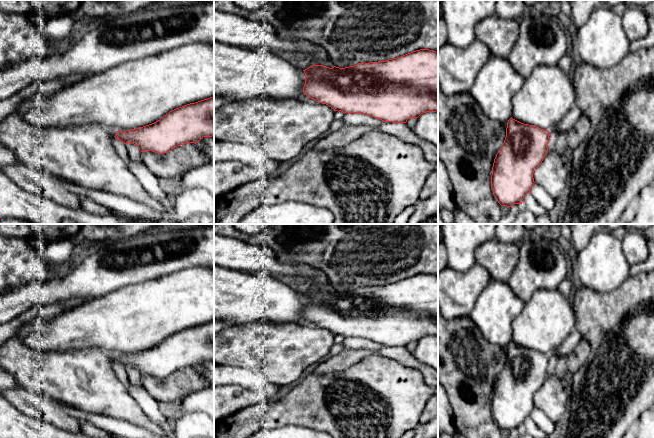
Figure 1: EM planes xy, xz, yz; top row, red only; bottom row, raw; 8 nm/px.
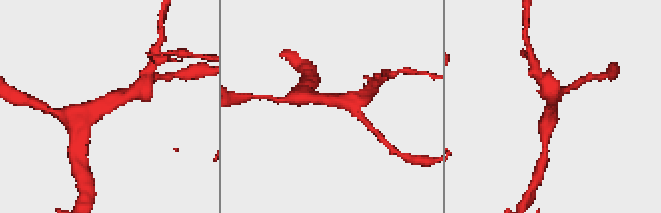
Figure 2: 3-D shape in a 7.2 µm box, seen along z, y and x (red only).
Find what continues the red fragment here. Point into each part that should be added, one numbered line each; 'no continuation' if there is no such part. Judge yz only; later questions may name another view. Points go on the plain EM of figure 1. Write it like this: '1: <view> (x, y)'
no continuation

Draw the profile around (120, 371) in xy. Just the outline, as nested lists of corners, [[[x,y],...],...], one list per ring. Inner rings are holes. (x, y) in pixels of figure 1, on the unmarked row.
[[[117,355],[111,356],[112,367],[116,373],[116,376],[120,379],[121,383],[123,383],[125,385],[125,387],[127,388],[129,386],[129,383],[130,383],[128,376],[127,376],[127,372],[126,372],[124,367],[117,364],[118,362],[116,360],[116,356]]]

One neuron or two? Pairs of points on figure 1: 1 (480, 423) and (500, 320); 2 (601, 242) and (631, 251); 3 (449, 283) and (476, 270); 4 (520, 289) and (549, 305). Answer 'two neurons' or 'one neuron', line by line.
1: two neurons
2: two neurons
3: one neuron
4: two neurons

